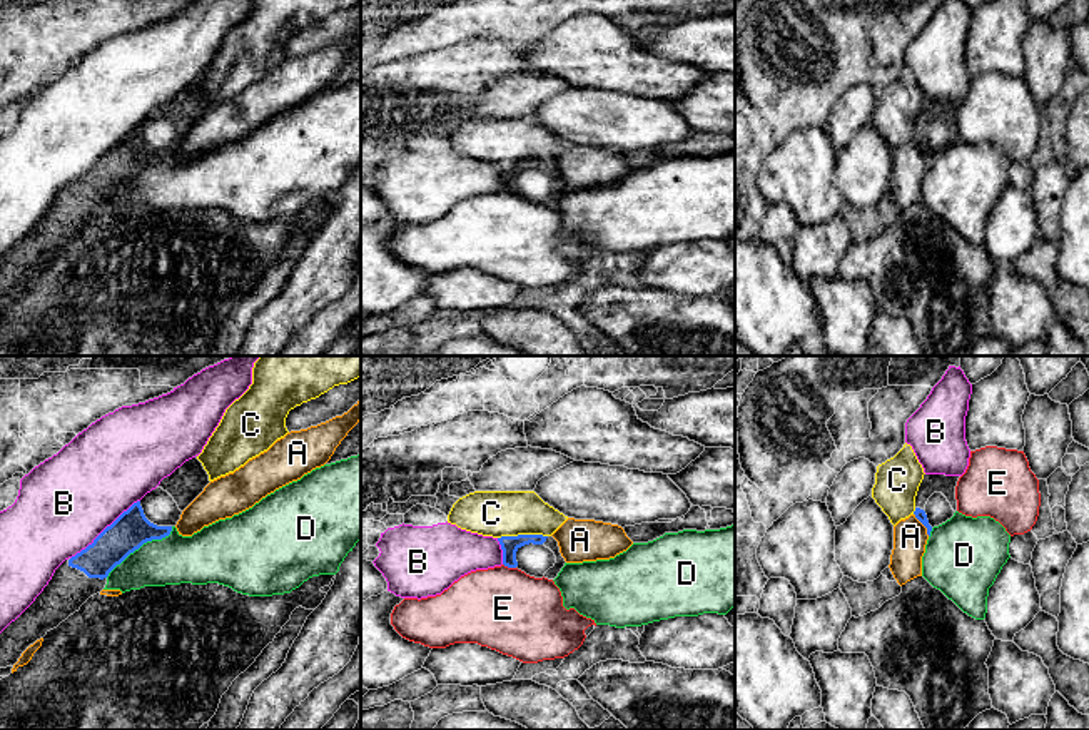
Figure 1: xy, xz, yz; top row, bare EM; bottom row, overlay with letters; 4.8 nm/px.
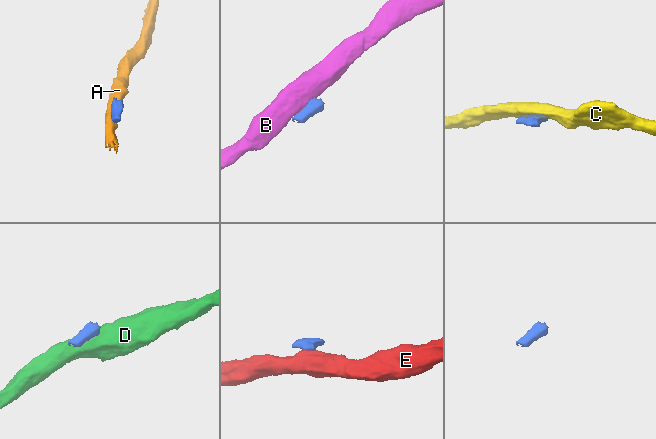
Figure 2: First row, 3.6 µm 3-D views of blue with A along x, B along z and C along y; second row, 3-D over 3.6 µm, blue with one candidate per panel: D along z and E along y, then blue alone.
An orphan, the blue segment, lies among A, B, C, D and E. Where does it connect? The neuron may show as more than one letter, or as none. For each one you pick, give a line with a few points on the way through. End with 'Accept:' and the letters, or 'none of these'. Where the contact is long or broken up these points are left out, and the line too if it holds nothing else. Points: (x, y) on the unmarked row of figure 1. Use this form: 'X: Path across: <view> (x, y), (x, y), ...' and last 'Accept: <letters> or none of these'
Accept: none of these

